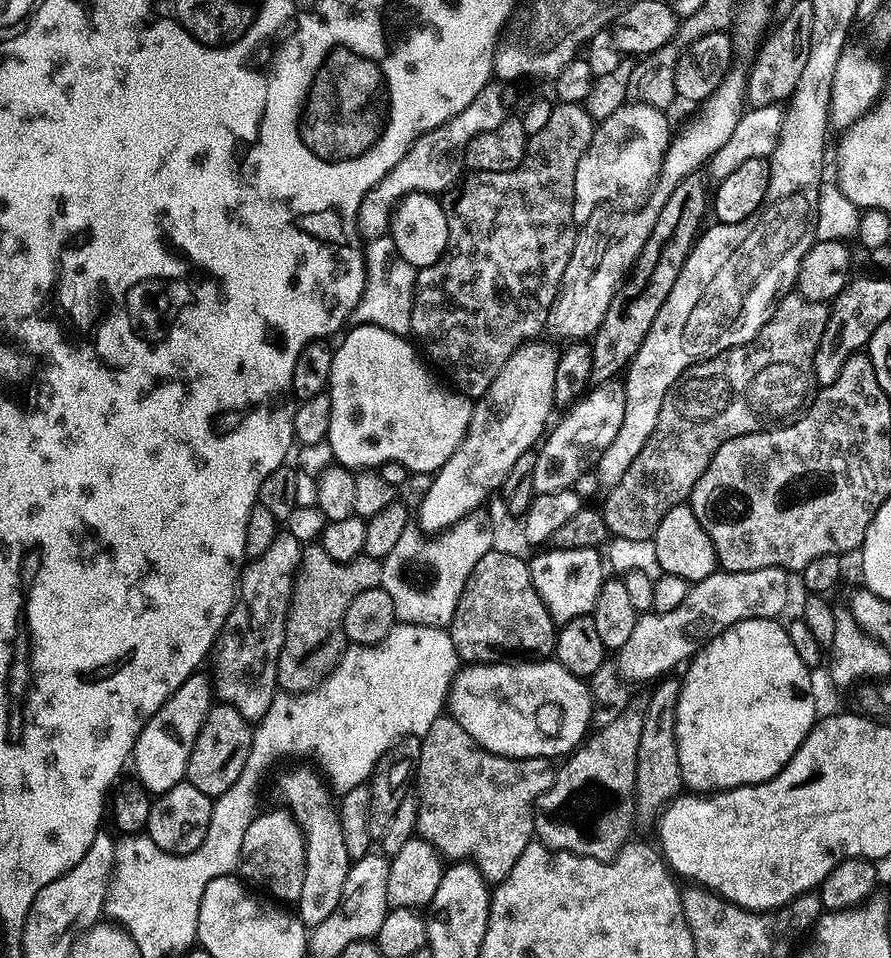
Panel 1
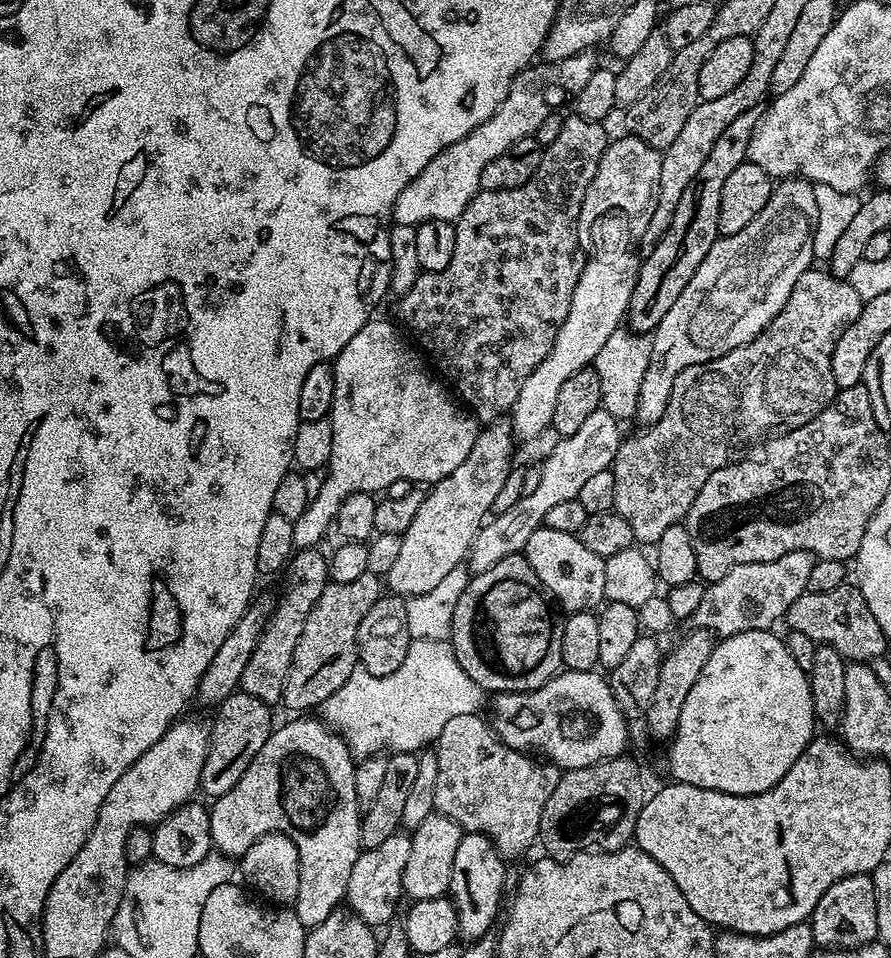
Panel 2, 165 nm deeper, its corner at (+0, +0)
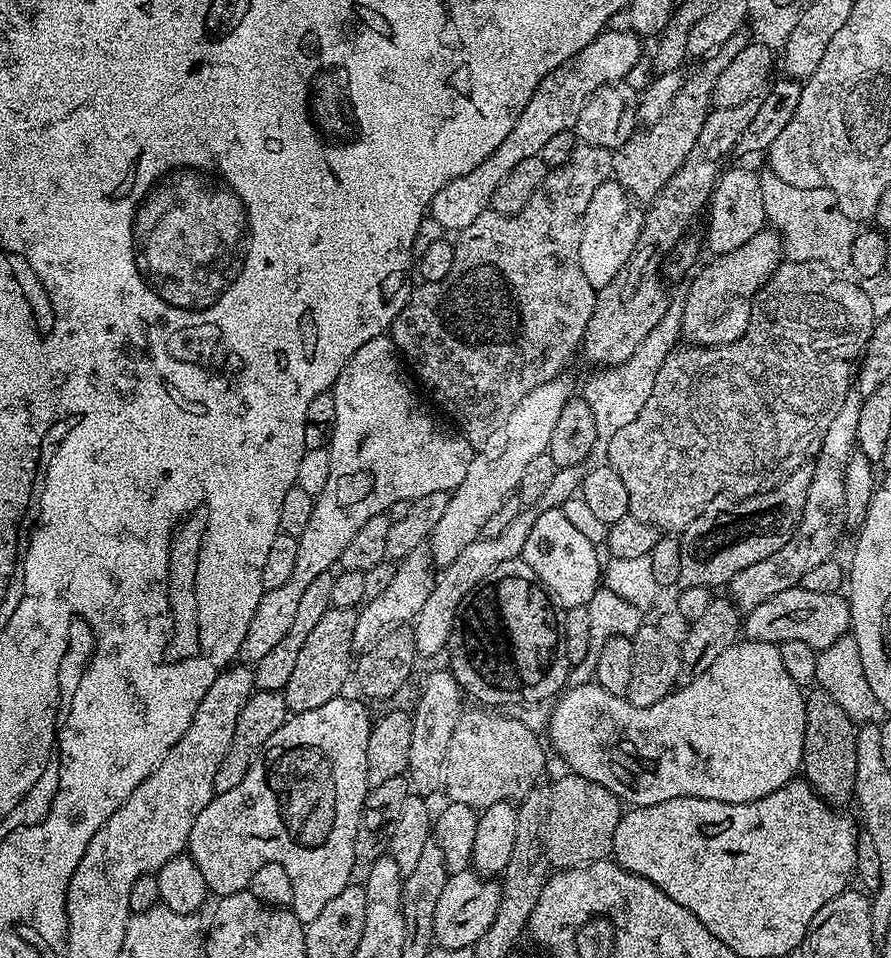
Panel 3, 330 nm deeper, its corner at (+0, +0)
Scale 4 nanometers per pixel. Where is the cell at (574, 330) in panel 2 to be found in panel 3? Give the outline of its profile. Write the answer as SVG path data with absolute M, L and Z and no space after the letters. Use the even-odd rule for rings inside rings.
M564 374L555 376L550 382L530 390L530 394L526 394L526 398L522 398L522 402L514 406L514 414L510 414L510 418L506 418L506 422L502 422L502 426L498 426L498 430L494 430L494 434L490 434L490 438L486 438L486 442L479 445L470 462L470 470L466 470L466 478L462 478L460 485L452 489L446 511L443 512L438 526L434 526L432 531L430 556L437 565L445 566L454 562L454 558L458 558L458 554L462 554L462 550L466 550L470 542L481 539L482 526L498 513L502 502L506 502L517 491L525 467L538 455L547 453L550 434L558 422L558 417L562 415L562 406L566 406L566 402L574 396L572 384L566 377Z

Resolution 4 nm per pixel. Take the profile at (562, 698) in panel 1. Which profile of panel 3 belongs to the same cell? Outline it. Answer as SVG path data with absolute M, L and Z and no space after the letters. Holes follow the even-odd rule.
M741 638L726 650L722 650L718 658L714 658L714 666L710 666L710 670L698 674L698 678L694 678L688 684L680 684L673 688L669 696L662 698L662 702L654 702L654 706L634 706L625 697L610 694L610 690L606 690L595 682L569 687L551 705L550 715L546 721L546 733L548 732L549 740L547 743L550 748L550 743L552 743L551 751L568 763L569 773L586 778L590 782L598 782L598 786L606 786L606 790L610 790L628 806L637 808L654 806L658 802L670 802L670 798L686 798L687 796L735 804L754 802L758 798L766 798L766 794L774 794L774 790L786 786L786 782L790 782L801 771L804 759L804 731L806 730L805 699L801 685L796 684L794 678L790 678L790 674L786 674L786 669L782 667L782 654L777 645Z

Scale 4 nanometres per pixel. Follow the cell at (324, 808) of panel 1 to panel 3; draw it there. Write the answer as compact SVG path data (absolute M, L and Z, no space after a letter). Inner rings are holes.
M341 694L323 706L317 706L314 710L289 715L284 724L278 726L278 730L274 730L274 734L270 734L270 738L266 738L266 742L261 746L259 752L252 757L250 766L246 770L246 778L242 778L242 782L238 782L238 786L234 786L234 790L226 790L213 795L211 802L202 810L202 814L198 814L198 818L194 818L194 826L190 830L186 852L192 857L198 870L202 872L202 878L206 880L206 886L213 897L219 898L245 891L250 878L254 878L254 874L259 868L267 864L277 864L282 866L282 870L286 870L286 874L290 874L290 886L292 887L290 910L300 919L301 924L306 926L310 922L314 922L314 918L318 918L318 914L322 914L322 909L338 894L342 894L342 890L346 890L348 884L353 883L352 871L358 868L358 861L354 854L354 834L358 834L362 806L365 798L368 797L366 746L370 742L370 730L374 723L373 713L368 713L369 705L363 699L355 699L351 700L348 694Z

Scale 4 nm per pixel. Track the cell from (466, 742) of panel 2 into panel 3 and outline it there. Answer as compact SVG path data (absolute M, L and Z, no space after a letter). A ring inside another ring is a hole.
M465 711L461 715L458 726L454 726L454 734L450 738L450 746L446 753L446 770L444 771L443 791L448 792L447 799L454 804L465 804L477 810L494 806L494 802L516 802L523 798L532 788L541 783L540 776L545 775L544 762L546 748L538 737L537 729L531 728L523 719L515 720L512 716L495 716L495 711Z

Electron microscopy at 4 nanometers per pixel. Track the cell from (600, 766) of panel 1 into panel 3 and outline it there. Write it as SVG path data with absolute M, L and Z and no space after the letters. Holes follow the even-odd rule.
M569 774L561 776L551 785L550 830L546 854L553 869L578 868L612 856L614 830L622 815L622 802L606 786L586 778Z

